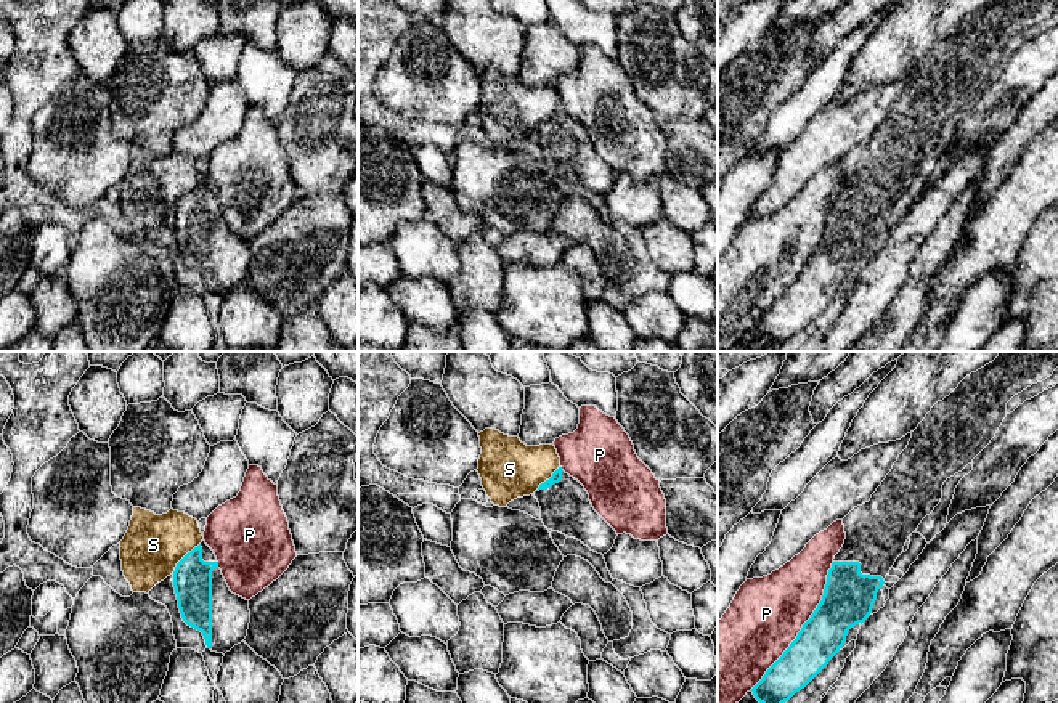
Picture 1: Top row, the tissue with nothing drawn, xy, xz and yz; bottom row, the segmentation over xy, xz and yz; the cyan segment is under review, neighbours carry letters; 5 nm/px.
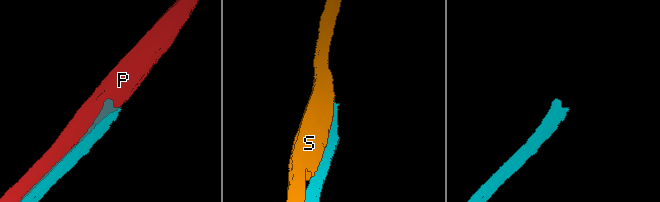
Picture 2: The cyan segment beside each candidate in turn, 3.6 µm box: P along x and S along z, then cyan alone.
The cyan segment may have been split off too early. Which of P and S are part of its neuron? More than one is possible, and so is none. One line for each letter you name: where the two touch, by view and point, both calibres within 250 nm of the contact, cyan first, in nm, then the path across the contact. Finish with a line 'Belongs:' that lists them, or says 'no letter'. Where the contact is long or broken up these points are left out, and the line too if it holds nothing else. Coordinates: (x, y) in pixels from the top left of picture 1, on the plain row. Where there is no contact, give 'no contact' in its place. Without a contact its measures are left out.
Belongs: no letter

